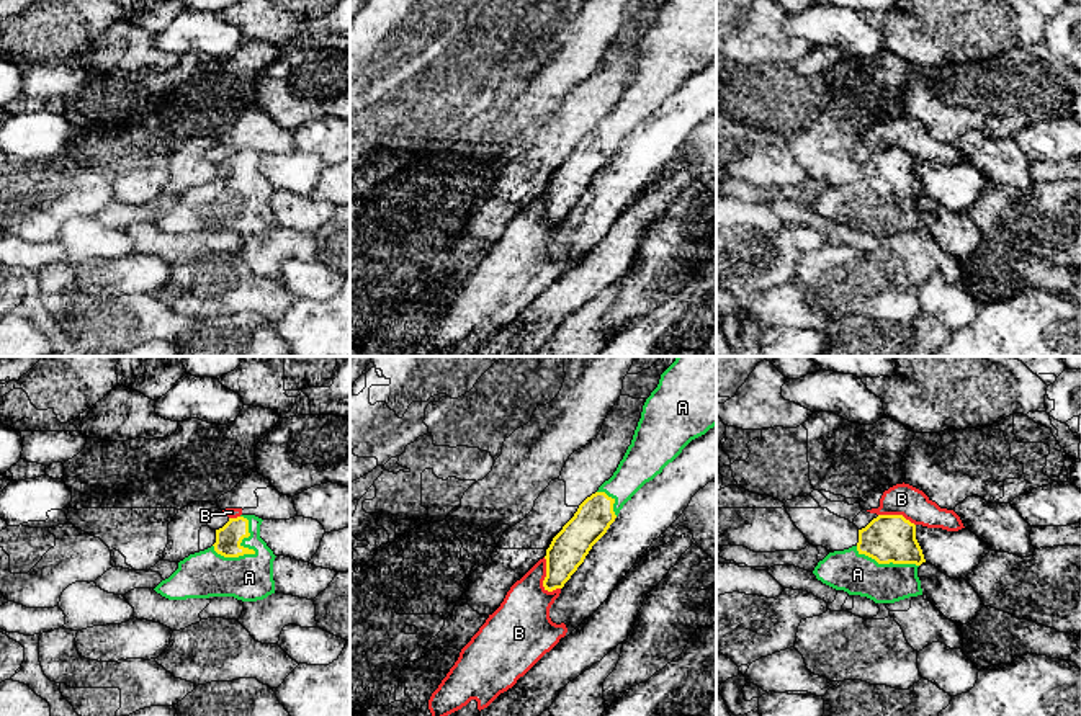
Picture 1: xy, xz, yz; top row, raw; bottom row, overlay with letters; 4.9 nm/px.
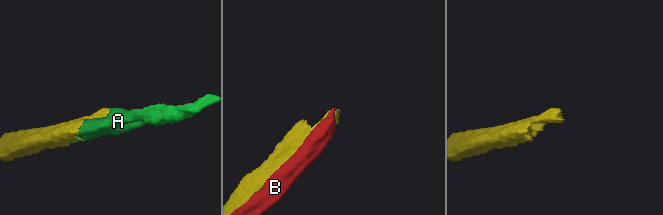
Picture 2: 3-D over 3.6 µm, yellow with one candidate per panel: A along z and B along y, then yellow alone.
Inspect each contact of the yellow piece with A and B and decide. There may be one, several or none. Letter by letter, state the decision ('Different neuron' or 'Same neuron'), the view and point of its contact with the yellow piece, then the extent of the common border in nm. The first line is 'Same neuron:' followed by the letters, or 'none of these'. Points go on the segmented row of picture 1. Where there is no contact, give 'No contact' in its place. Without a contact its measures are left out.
Same neuron: A
A: Same neuron. Touches yellow at xy (251, 550). Shared border 240 nm
B: Different neuron. Touches yellow at xz (547, 576). Shared border 180 nm

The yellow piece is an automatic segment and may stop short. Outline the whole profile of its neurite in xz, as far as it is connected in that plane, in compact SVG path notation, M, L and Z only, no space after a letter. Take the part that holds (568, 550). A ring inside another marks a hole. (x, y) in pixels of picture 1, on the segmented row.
M677 356L661 374L657 387L646 399L631 445L613 476L587 497L574 517L553 538L546 549L548 592L563 588L584 562L592 546L607 533L623 505L695 438L716 425L716 356Z

